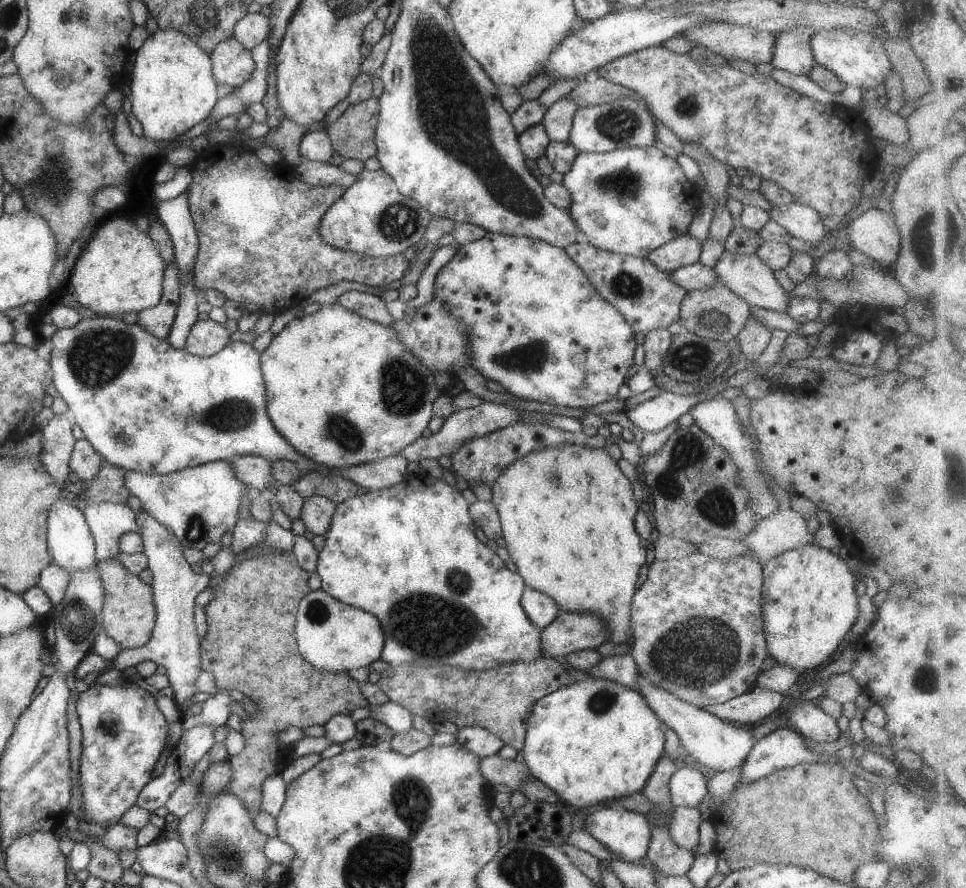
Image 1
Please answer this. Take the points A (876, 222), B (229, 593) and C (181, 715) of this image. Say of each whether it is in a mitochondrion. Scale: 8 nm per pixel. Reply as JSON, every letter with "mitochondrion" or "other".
{"A":"other","B":"other","C":"other"}

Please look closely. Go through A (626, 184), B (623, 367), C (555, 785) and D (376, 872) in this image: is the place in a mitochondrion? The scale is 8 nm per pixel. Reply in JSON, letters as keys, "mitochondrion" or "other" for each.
{"A":"mitochondrion","B":"other","C":"other","D":"mitochondrion"}

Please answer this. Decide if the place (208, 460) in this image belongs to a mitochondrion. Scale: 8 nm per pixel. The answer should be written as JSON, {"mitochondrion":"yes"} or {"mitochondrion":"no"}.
{"mitochondrion":"no"}

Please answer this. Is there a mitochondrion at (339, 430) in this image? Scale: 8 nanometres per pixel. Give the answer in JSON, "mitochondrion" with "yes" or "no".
{"mitochondrion":"yes"}

